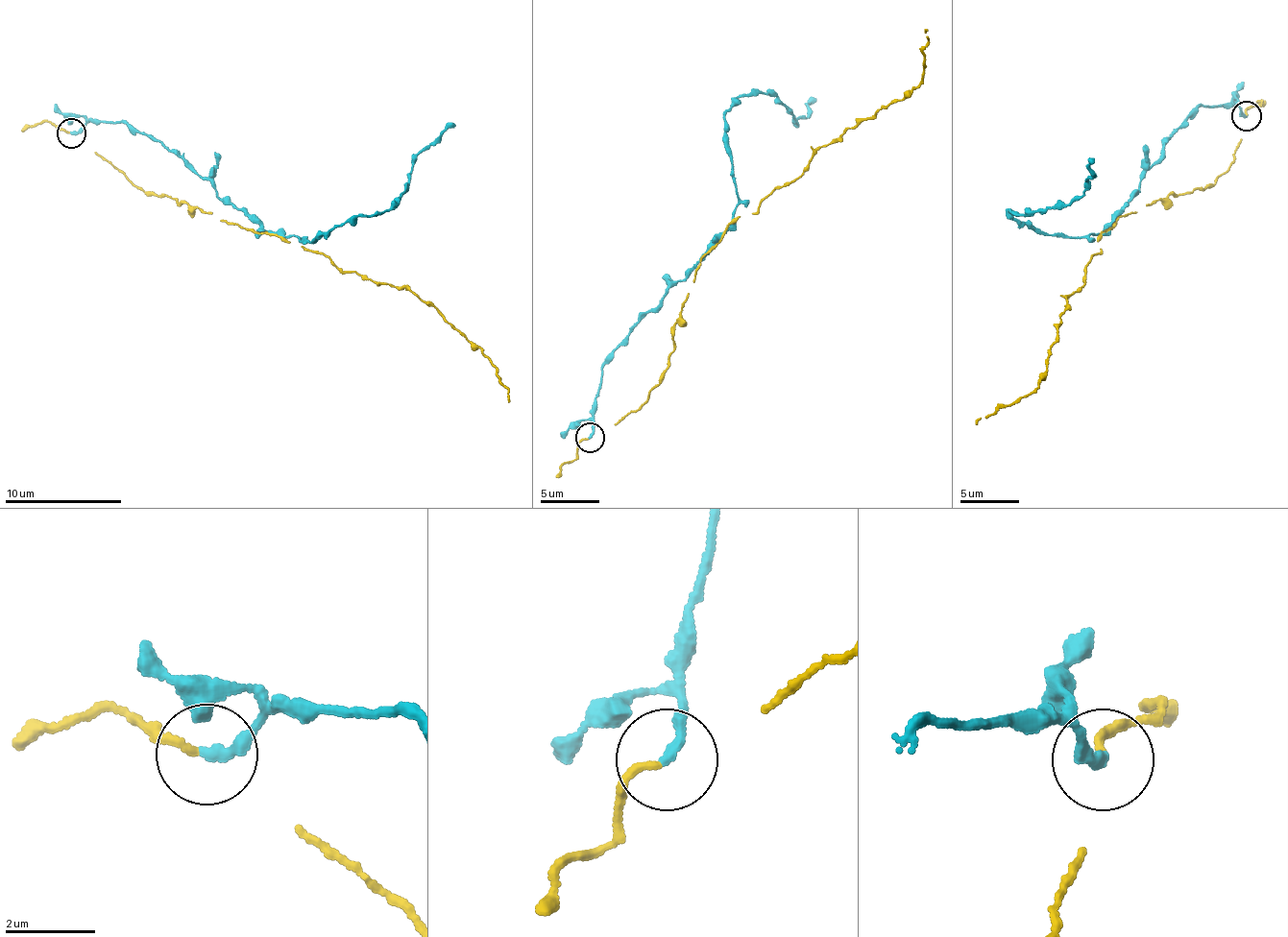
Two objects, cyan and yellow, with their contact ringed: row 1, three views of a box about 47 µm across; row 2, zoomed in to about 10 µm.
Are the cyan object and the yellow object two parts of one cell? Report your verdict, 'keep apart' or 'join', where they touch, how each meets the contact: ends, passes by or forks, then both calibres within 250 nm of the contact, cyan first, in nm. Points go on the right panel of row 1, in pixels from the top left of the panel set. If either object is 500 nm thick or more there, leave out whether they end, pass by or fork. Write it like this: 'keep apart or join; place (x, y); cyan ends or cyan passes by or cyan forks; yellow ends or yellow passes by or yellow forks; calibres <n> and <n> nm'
keep apart; place (1247, 115); cyan ends; yellow ends; calibres 240 and 170 nm

